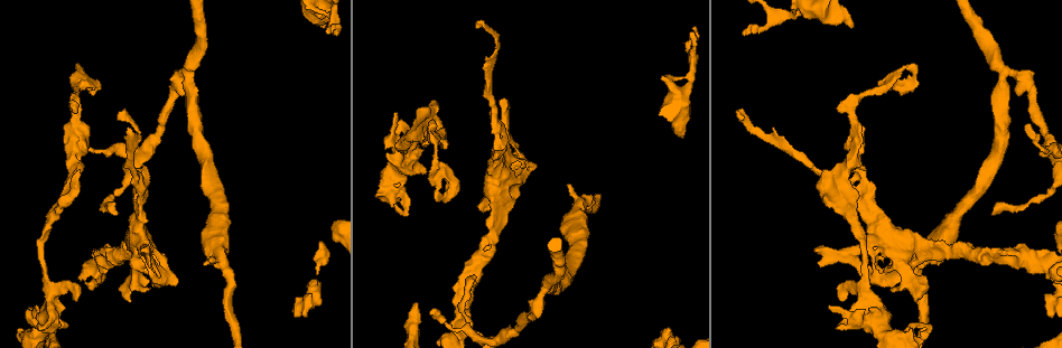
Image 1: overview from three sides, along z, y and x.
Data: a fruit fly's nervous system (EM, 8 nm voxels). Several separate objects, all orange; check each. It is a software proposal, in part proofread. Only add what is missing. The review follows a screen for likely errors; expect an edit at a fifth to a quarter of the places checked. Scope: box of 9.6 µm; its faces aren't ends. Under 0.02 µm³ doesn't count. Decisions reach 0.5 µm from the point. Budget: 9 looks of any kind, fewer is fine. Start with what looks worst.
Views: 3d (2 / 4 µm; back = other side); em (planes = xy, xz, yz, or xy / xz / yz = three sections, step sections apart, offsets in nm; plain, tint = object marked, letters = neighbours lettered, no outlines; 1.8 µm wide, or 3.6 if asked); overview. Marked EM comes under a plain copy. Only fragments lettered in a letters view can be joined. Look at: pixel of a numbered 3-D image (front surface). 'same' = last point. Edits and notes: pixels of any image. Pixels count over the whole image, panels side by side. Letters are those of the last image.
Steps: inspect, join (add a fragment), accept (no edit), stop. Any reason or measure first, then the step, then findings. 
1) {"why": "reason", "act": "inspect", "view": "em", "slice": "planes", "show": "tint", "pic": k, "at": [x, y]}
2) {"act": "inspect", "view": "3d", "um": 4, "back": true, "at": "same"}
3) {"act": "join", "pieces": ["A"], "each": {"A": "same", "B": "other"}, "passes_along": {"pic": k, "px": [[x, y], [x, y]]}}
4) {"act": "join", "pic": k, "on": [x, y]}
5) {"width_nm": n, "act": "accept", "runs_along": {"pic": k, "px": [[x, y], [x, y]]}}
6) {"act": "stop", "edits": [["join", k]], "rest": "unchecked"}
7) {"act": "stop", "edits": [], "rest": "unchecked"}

{"why": "thick end", "act": "inspect", "view": "em", "um": 3.6, "slice": "xy", "step": 8, "show": "letters", "pic": 1, "at": [322, 27]}

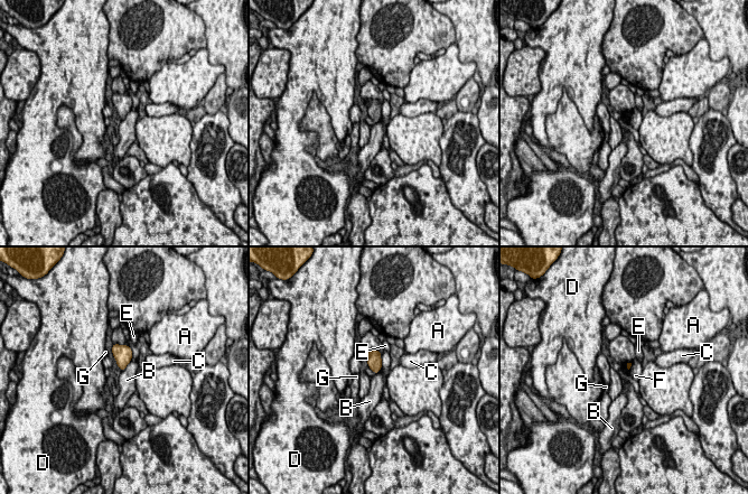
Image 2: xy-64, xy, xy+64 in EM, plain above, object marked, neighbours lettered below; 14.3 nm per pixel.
{"longest_contact_nm": ["F", 240], "act": "accept", "each": {"A": "other", "B": "other", "C": "other", "D": "other", "E": "other", "F": "other", "G": "other"}, "border": {"pic": 2, "px": [[131, 359], [122, 371]]}, "found": "no lettered fragment goes on from it"}

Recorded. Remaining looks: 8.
{"why": "an open end", "act": "inspect", "view": "3d", "um": 2, "pic": 1, "at": [476, 277]}

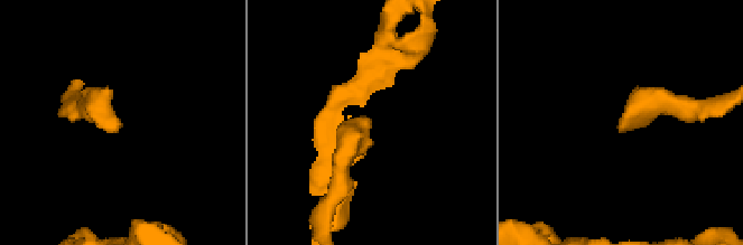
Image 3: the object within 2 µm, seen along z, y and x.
{"why": "now the EM", "act": "inspect", "view": "em", "um": 3.6, "slice": "xz", "step": 8, "show": "tint", "pic": 3, "at": [371, 119]}

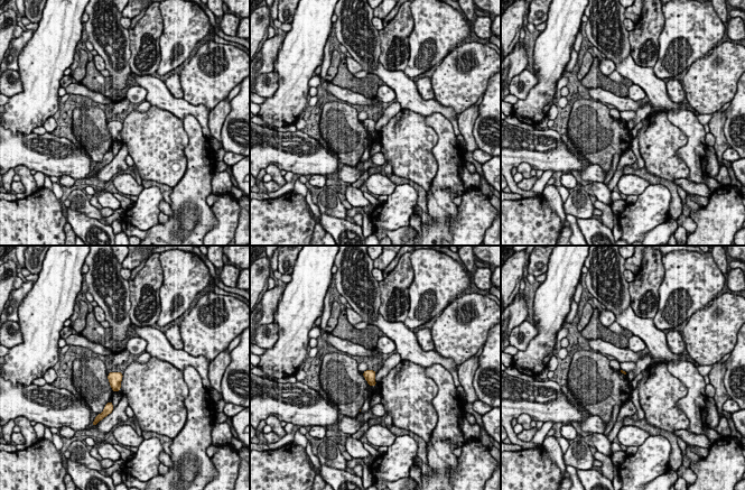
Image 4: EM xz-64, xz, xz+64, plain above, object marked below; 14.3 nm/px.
{"why": "cut it another way", "act": "inspect", "view": "em", "um": 3.6, "slice": "planes", "show": "letters", "at": "same"}

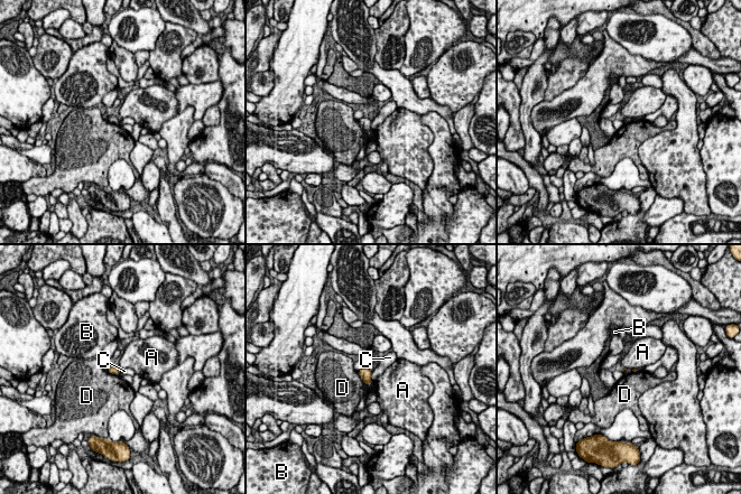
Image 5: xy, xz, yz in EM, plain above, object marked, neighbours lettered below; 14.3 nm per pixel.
{"act": "accept", "each": {"A": "other", "B": "other", "C": "other", "D": "other"}, "border": {"pic": 5, "px": [[372, 370], [371, 381]]}, "found": "no lettered fragment goes on from it"}

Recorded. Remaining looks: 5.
{"why": "touches itself", "act": "inspect", "view": "3d", "um": 2, "back": true, "pic": 1, "at": [523, 161]}

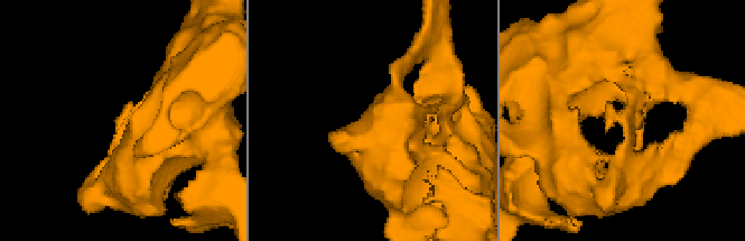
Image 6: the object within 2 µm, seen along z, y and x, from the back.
{"why": "now the EM", "act": "inspect", "view": "em", "slice": "xy", "step": 16, "show": "letters", "pic": 6, "at": [630, 135]}

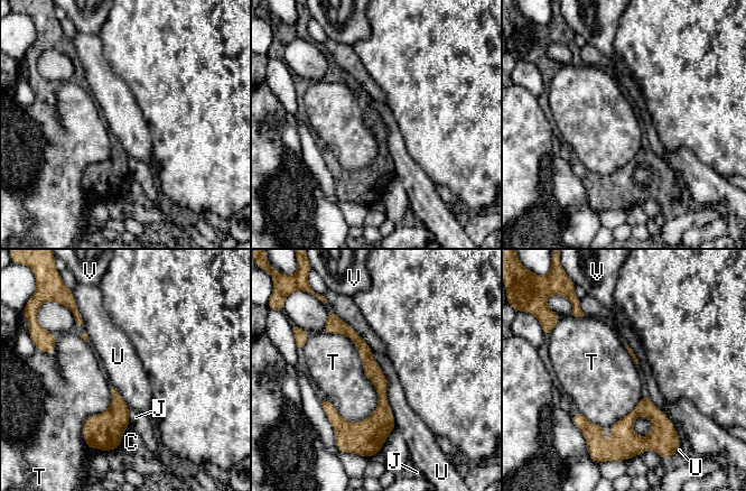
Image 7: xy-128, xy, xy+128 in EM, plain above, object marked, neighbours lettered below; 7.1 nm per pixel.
{"longest_contact_nm": ["T", 700], "act": "accept", "each": {"C": "other", "J": "other", "T": "other", "U": "other", "V": "other"}, "runs_along": {"pic": 7, "px": [[337, 321], [381, 383], [371, 442]]}, "found": "none of them fits"}

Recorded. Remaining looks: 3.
{"why": "an open end", "act": "inspect", "view": "em", "slice": "planes", "show": "letters", "pic": 1, "at": [737, 114]}

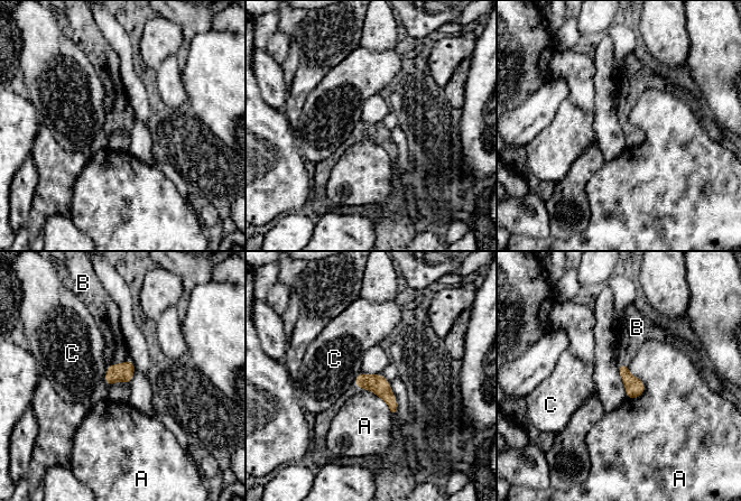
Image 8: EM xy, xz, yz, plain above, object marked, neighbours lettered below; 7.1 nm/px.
{"act": "join", "pieces": ["B"], "each": {"A": "other", "B": "same", "C": "other"}, "passes_along": {"pic": 8, "px": [[124, 371], [118, 364], [116, 352]]}, "found": "the cell continues"}

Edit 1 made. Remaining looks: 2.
{"act": "stop", "edits": [["join", 8]], "rest": "unchecked"}

